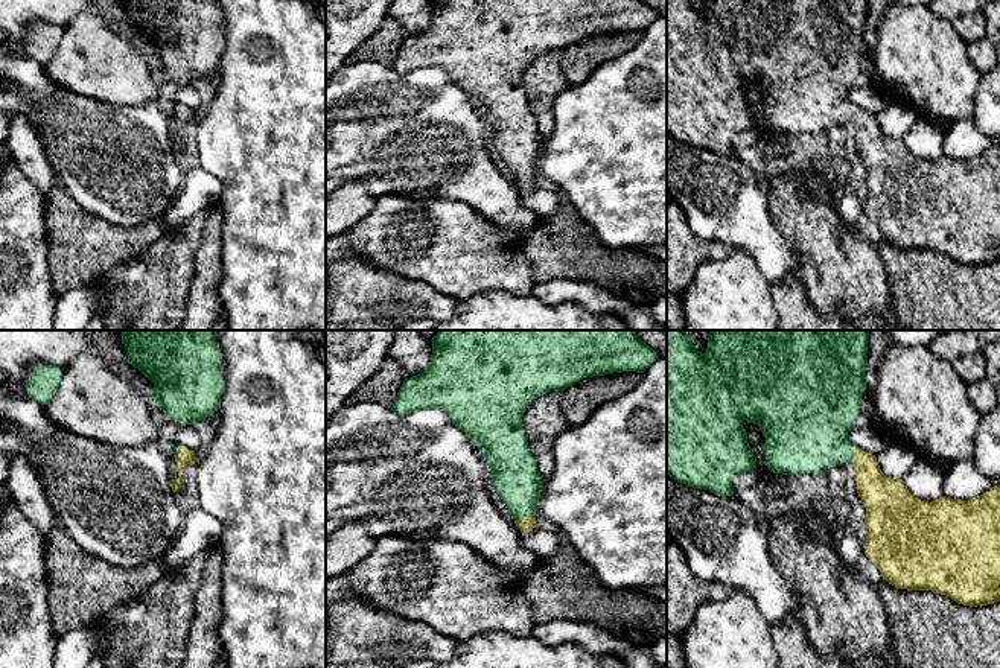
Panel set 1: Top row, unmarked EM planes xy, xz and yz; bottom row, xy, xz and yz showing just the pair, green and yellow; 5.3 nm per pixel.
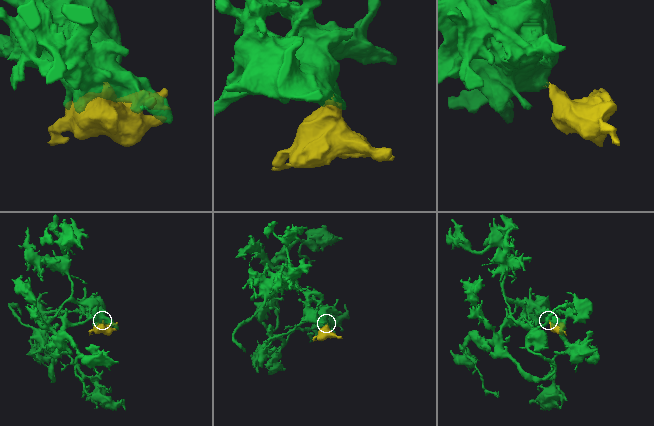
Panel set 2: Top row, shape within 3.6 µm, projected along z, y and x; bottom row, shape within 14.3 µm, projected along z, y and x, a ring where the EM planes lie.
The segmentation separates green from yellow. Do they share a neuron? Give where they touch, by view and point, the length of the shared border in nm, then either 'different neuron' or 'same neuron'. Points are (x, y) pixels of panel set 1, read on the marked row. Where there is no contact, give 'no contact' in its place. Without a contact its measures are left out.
contact xz (524, 516); length 120 nm; same neuron

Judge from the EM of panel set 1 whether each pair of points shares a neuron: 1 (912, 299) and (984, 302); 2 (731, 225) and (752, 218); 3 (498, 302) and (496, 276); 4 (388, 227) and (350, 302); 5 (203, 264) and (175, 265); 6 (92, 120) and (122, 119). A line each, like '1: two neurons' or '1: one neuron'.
1: one neuron
2: one neuron
3: two neurons
4: two neurons
5: two neurons
6: one neuron

